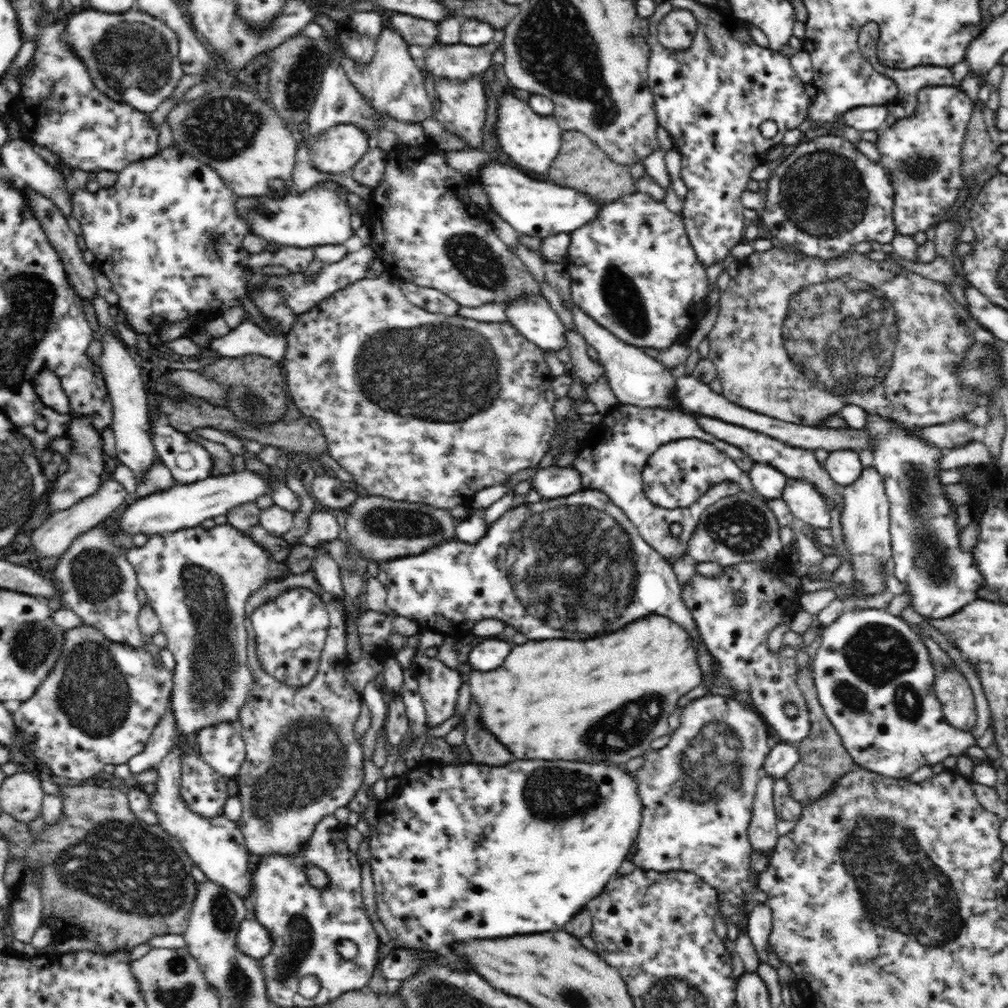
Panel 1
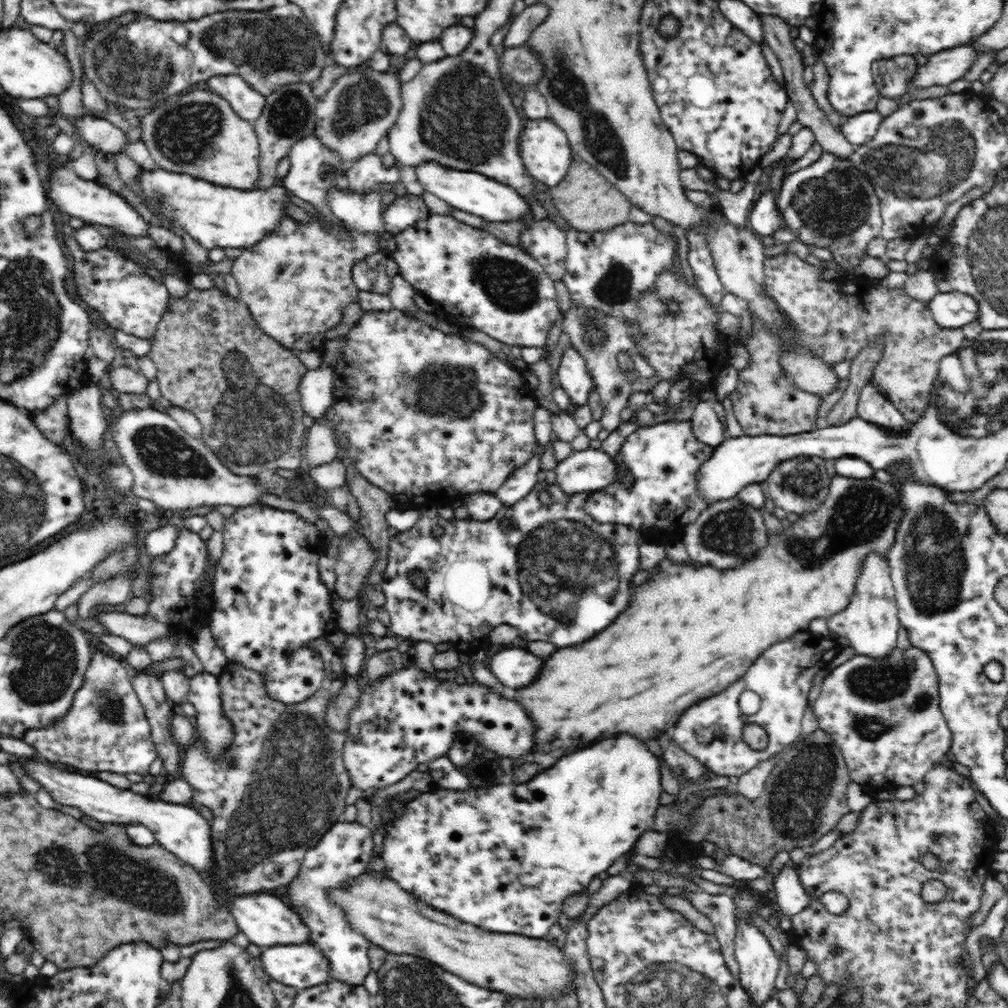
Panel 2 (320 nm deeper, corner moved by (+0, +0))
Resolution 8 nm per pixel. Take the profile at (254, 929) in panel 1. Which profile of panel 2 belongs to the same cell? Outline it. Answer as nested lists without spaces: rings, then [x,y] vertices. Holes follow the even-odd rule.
[[[311,943],[304,944],[278,944],[278,946],[262,947],[261,963],[263,969],[276,982],[293,986],[299,990],[310,988],[333,980],[330,977],[330,961],[322,954],[320,949]]]

